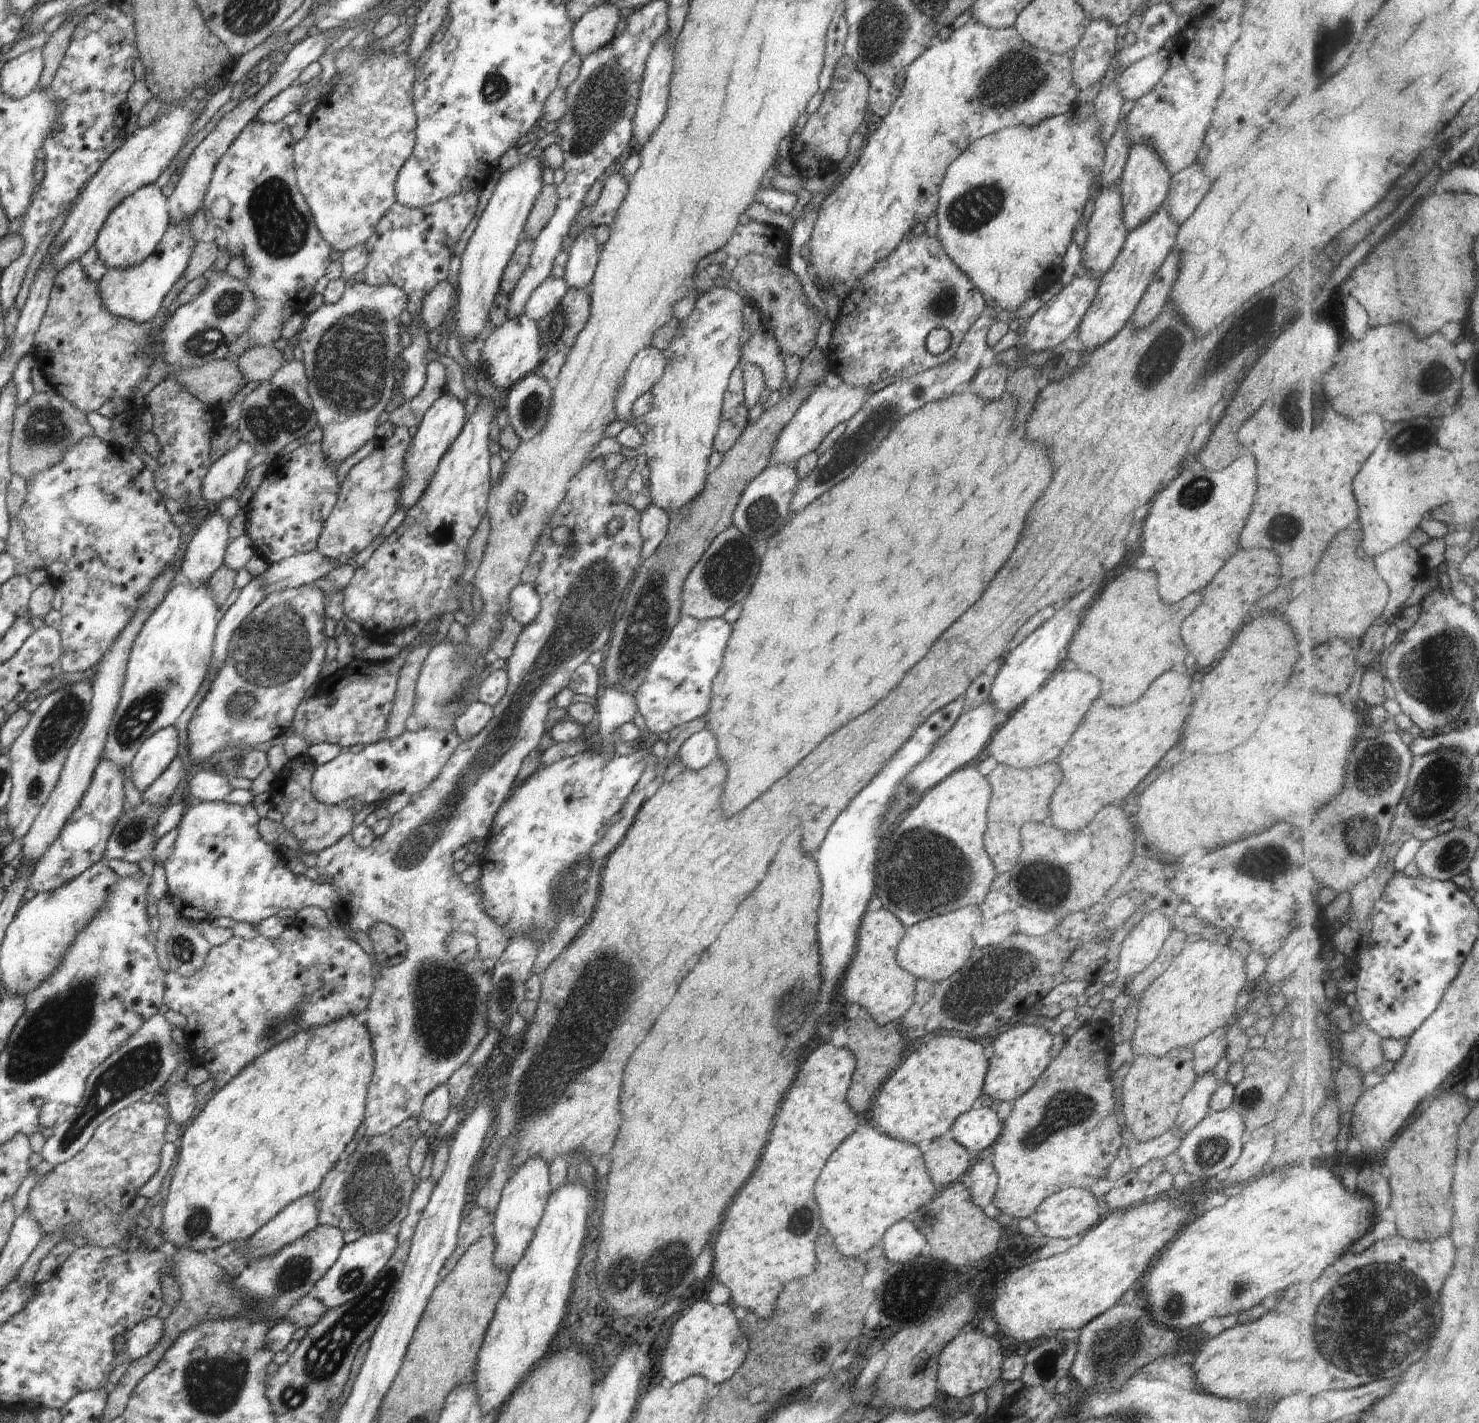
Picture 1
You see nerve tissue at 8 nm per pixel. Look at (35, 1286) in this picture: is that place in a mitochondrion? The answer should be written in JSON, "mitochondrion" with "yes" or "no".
{"mitochondrion":"no"}

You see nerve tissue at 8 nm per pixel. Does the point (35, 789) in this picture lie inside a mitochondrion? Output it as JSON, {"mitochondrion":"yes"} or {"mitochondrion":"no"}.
{"mitochondrion":"yes"}

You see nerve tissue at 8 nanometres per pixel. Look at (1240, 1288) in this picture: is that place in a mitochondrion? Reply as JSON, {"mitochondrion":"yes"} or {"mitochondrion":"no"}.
{"mitochondrion":"yes"}

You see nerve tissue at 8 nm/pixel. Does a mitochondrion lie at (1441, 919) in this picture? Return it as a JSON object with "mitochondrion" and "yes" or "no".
{"mitochondrion":"no"}

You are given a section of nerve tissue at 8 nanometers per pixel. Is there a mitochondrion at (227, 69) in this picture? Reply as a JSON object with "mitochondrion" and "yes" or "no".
{"mitochondrion":"no"}

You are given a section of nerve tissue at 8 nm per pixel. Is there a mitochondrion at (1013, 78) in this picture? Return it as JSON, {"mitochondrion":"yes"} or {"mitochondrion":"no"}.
{"mitochondrion":"yes"}

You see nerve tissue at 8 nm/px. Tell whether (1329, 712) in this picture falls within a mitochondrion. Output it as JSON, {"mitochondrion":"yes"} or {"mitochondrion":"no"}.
{"mitochondrion":"no"}

